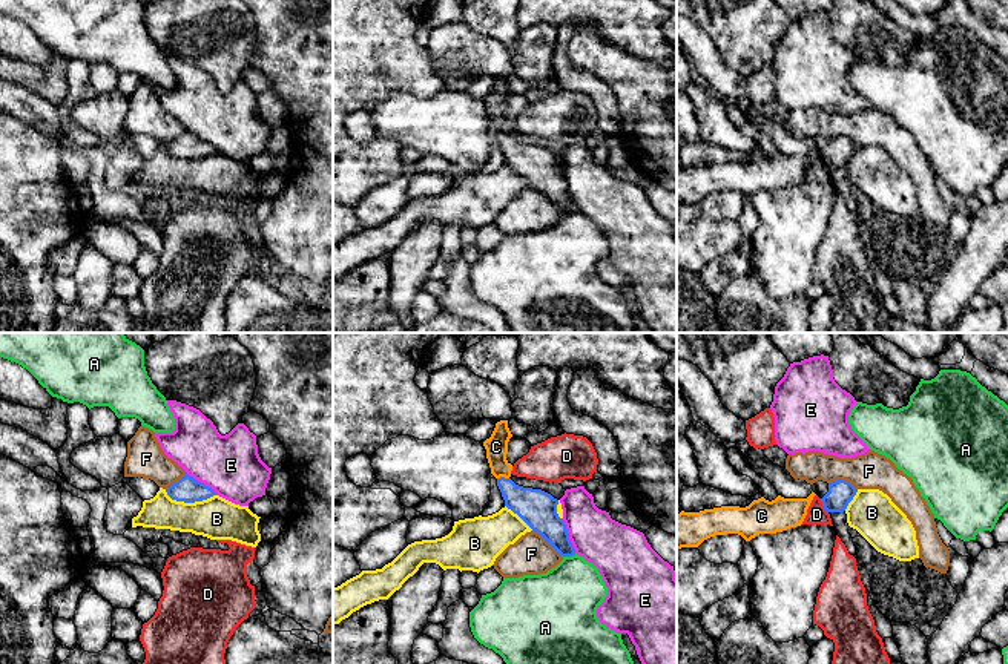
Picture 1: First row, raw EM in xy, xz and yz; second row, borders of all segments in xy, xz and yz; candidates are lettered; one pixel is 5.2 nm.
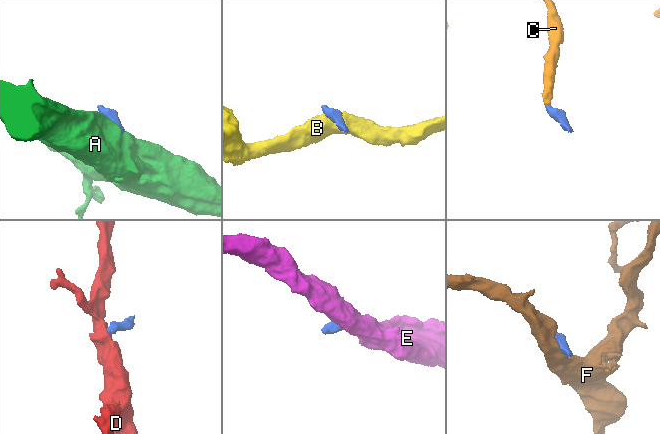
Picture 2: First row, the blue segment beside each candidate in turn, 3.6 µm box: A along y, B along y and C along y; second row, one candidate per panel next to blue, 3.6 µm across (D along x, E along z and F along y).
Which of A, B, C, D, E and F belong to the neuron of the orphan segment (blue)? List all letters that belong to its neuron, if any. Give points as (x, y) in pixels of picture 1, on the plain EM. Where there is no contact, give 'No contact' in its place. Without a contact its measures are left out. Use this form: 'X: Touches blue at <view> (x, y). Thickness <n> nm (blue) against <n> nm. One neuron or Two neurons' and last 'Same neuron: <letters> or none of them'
A: Touches blue at xz (569, 212). Thickness 170 nm (blue) against 360 nm. Two neurons
B: Touches blue at xy (189, 158). Thickness 140 nm (blue) against 220 nm. Two neurons
C: Touches blue at xz (502, 134). Thickness 190 nm (blue) against 120 nm. One neuron
D: Touches blue at yz (823, 161). Thickness 140 nm (blue) against 100 nm. Two neurons
E: Touches blue at xz (568, 192). Thickness 190 nm (blue) against 280 nm. Two neurons
F: Touches blue at xz (548, 198). Thickness 190 nm (blue) against 220 nm. Two neurons
Same neuron: C

